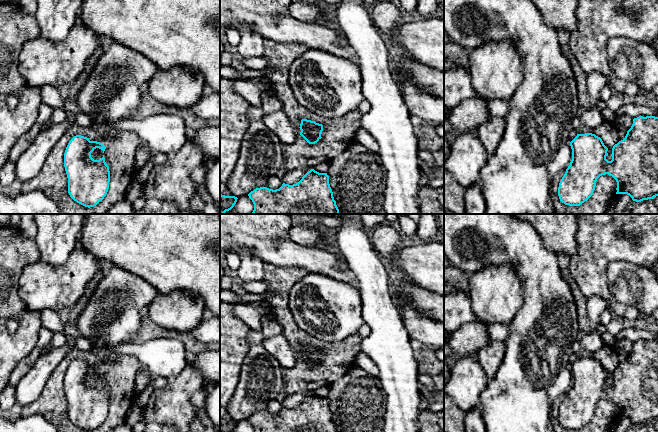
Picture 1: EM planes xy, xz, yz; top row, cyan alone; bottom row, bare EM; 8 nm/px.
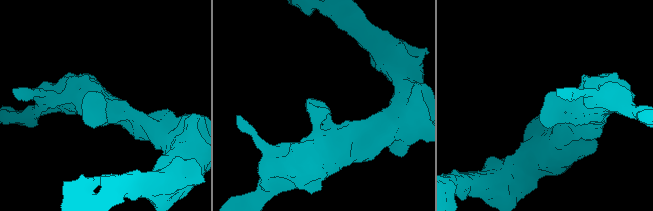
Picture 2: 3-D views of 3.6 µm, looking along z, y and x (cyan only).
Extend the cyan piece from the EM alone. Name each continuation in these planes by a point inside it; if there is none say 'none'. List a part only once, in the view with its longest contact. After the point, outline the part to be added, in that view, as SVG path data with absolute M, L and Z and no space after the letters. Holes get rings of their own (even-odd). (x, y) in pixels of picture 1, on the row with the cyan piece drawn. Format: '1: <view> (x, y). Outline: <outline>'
none

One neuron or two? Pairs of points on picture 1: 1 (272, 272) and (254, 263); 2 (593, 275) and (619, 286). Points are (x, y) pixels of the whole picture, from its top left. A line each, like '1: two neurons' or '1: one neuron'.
1: two neurons
2: two neurons

